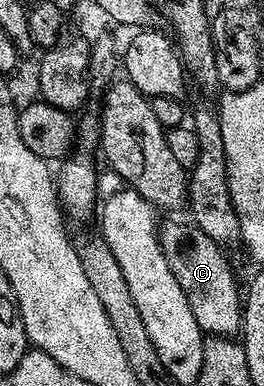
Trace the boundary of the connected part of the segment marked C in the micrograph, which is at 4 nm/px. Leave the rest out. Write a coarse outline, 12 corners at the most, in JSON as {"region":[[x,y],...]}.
{"region":[[195,225],[160,230],[162,252],[208,336],[242,330],[225,251]]}

